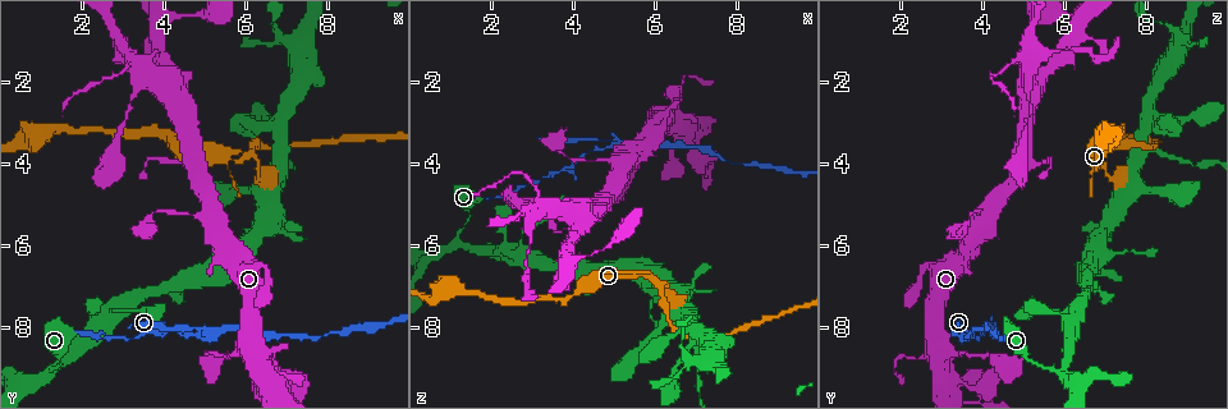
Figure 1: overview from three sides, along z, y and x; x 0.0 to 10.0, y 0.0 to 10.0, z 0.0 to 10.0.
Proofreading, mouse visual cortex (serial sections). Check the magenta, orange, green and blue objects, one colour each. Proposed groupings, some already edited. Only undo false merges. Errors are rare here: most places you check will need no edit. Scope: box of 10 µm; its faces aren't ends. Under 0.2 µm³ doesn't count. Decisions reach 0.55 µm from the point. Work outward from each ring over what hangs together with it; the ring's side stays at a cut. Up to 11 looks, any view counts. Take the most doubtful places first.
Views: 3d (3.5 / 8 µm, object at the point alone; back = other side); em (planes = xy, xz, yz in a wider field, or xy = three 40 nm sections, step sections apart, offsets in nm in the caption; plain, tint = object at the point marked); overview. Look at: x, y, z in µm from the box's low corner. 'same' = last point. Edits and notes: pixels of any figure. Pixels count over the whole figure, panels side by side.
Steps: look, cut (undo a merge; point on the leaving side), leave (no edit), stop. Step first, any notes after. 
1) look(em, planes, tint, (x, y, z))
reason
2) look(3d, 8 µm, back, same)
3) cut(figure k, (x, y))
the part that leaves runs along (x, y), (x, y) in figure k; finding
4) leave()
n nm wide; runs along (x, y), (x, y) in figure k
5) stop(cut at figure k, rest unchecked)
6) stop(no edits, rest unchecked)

look(3d, 3.5 µm, (5.90, 3.95, 6.85))

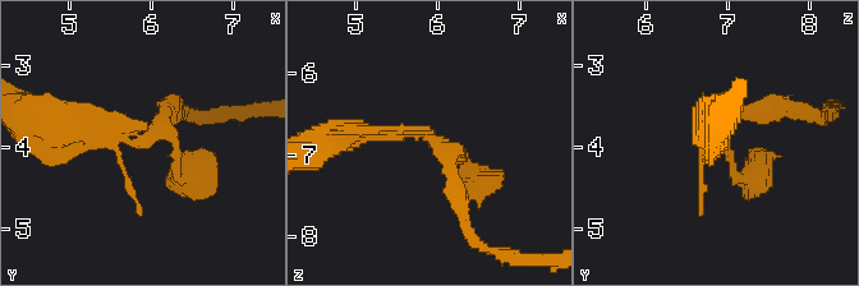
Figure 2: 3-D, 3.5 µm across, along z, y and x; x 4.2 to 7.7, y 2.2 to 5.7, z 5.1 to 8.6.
look(em, xy, step 2, plain, (5.95, 3.90, 6.85))
now the EM

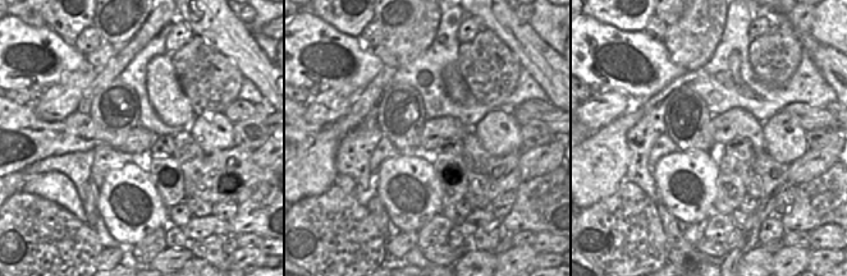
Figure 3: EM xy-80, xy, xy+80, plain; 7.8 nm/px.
look(em, xy, step 2, tint, same)

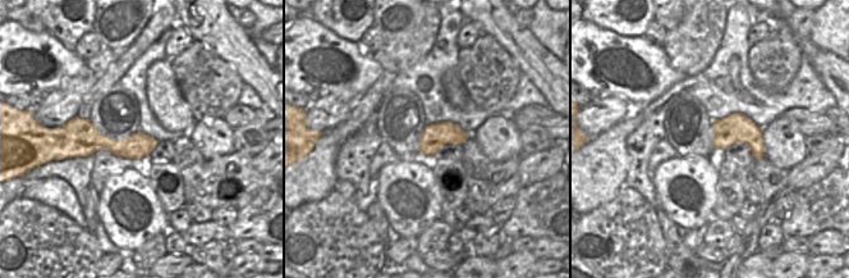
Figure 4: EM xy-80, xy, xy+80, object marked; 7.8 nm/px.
leave()
runs along (74, 136), (113, 146), (152, 144) in figure 4; one cell here

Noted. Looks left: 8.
look(3d, 3.5 µm, (4.75, 8.00, 3.45))
thin neck

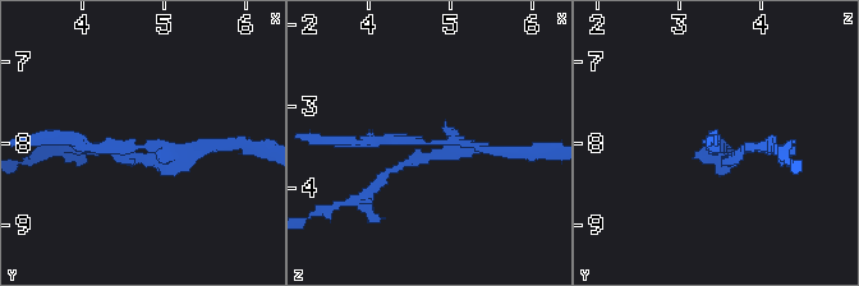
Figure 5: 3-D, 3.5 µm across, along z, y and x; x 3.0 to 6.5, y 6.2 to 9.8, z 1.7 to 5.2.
look(em, xy, step 2, tint, (4.80, 8.05, 3.45))
now the EM

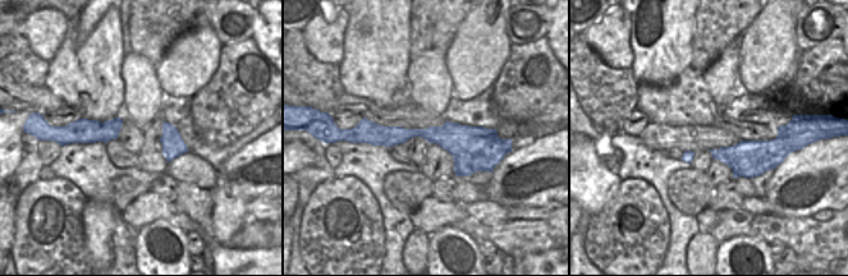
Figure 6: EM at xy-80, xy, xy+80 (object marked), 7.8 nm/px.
leave()
runs along (360, 127), (493, 143) in figure 6; all the same cell

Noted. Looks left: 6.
look(3d, 8 µm, (4.10, 1.85, 5.40))
looks like a crossing

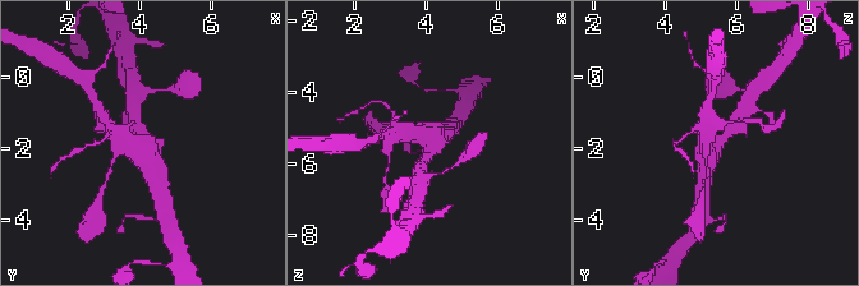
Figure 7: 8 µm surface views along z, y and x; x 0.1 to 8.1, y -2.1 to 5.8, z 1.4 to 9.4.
look(em, planes, tint, same)

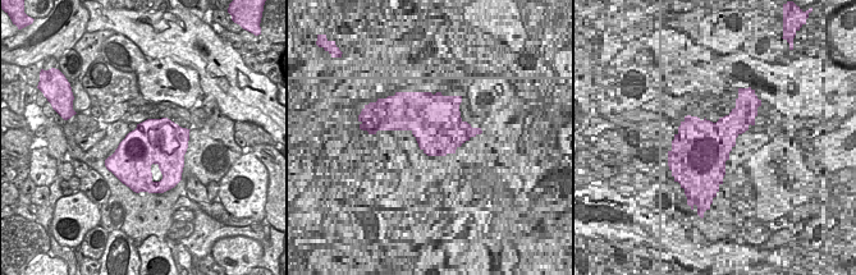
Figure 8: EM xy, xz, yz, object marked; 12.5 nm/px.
leave()
one cell here

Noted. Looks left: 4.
look(3d, 3.5 µm, (1.25, 9.10, 5.95))
calibre changes

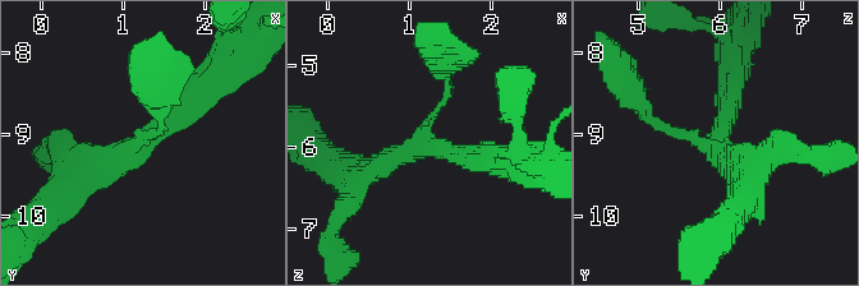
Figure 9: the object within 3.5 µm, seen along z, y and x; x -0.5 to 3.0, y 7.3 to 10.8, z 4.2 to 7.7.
look(em, xy, step 5, plain, (1.20, 9.10, 5.95))

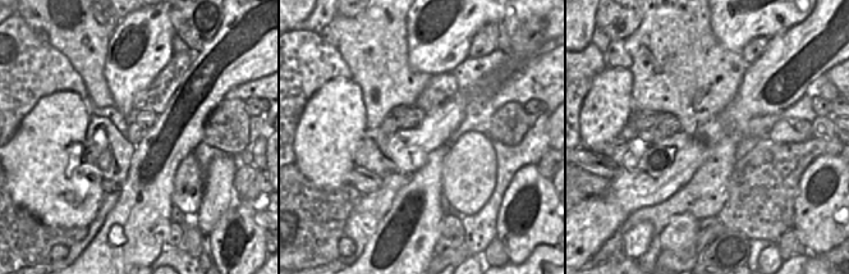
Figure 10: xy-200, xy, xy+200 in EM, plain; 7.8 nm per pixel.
look(em, xy, step 5, tint, same)
where the object lies

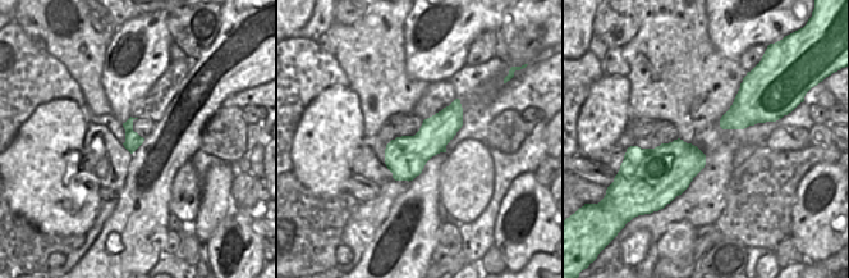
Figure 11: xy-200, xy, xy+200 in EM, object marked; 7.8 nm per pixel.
leave()
runs along (646, 115), (715, 142), (727, 87) in figure 9; all the same cell

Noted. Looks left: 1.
stop(no edits, rest unchecked)

